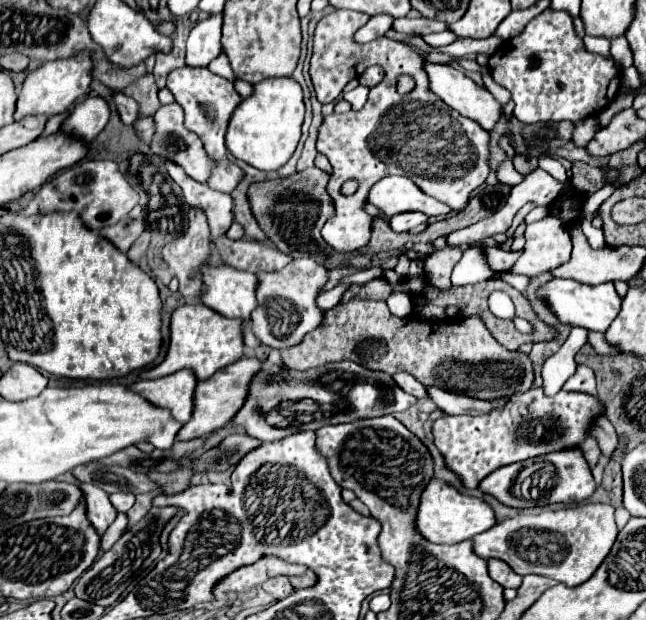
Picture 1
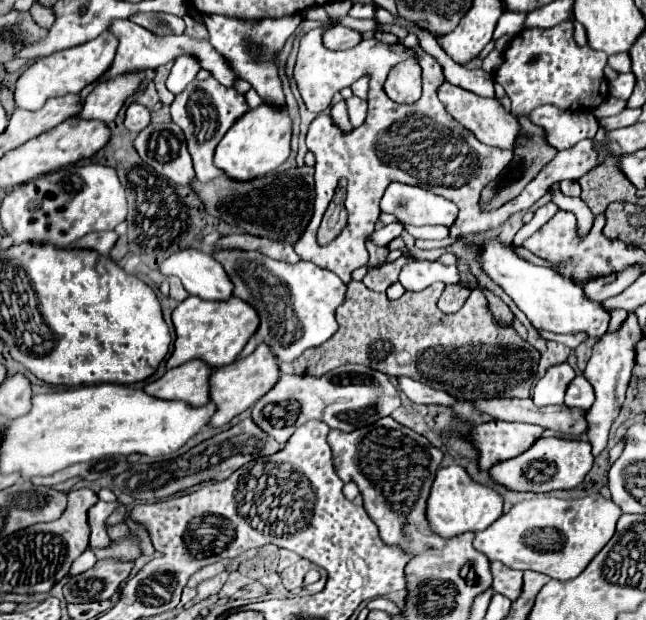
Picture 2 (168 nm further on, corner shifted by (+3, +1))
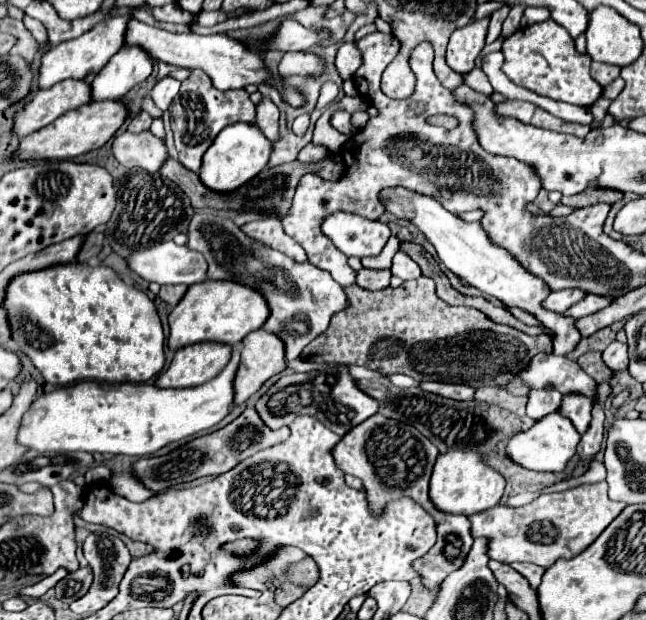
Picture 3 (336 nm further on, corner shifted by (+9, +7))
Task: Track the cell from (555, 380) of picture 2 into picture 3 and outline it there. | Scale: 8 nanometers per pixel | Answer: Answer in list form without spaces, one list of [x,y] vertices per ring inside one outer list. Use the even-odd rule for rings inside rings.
[[[543,388],[543,392],[529,392],[529,404],[527,404],[527,416],[533,420],[541,420],[543,416],[555,412],[561,406],[561,396],[559,392],[547,392],[547,388]]]

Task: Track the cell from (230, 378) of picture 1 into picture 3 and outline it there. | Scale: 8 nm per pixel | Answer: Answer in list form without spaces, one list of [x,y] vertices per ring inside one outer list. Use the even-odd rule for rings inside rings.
[[[263,328],[245,336],[245,348],[241,350],[239,376],[235,376],[235,404],[243,404],[253,396],[271,376],[287,368],[283,340]]]

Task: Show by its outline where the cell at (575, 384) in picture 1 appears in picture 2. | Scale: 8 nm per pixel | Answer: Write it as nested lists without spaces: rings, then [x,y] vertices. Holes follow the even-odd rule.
[[[575,376],[565,392],[565,404],[571,408],[583,408],[589,410],[589,406],[593,404],[595,396],[593,396],[593,386],[587,382],[585,376]]]

